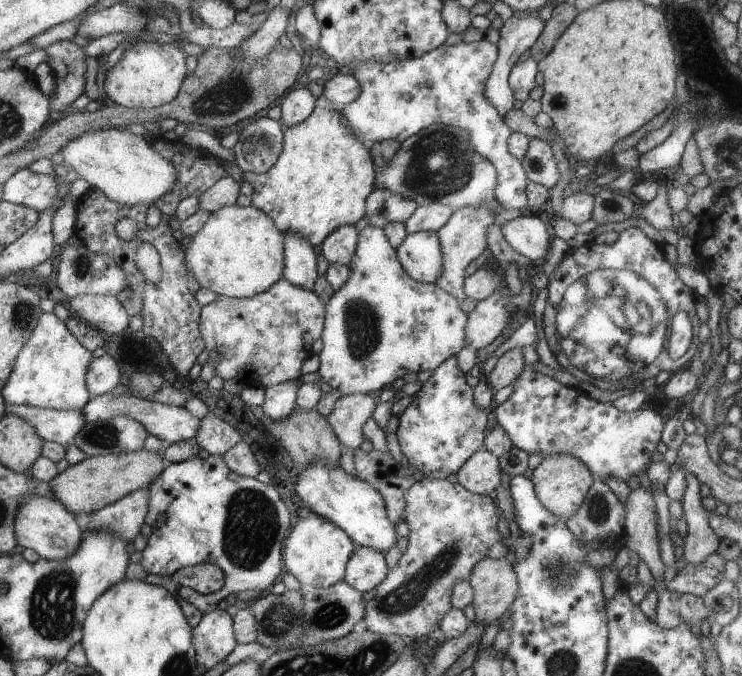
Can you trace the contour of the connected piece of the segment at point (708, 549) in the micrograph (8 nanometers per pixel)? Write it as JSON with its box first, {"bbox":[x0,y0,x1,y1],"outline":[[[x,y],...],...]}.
{"bbox":[681,472,720,564],"outline":[[[687,472],[687,487],[681,498],[683,513],[687,518],[687,536],[683,538],[683,560],[685,564],[700,564],[711,554],[716,553],[720,538],[708,524],[709,514],[701,503],[701,482]]]}

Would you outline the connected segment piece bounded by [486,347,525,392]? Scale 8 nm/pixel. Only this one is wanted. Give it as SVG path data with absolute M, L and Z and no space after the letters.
M522 347L512 348L498 358L494 369L486 376L487 382L494 392L499 391L504 386L514 383L522 374L524 366Z

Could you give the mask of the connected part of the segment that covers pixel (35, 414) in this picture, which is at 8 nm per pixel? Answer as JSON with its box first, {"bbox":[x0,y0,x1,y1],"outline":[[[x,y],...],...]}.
{"bbox":[5,403,86,446],"outline":[[[10,403],[6,404],[5,412],[26,419],[42,440],[54,441],[66,446],[86,423],[83,412],[74,409],[65,411]]]}

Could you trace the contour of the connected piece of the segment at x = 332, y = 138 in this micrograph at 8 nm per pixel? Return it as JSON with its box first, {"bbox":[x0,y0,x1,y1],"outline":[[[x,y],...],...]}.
{"bbox":[242,95,376,247],"outline":[[[320,95],[306,120],[284,130],[282,152],[270,170],[265,173],[242,172],[245,181],[253,184],[251,205],[268,213],[284,234],[300,233],[313,247],[339,226],[355,225],[365,216],[366,198],[375,189],[376,166],[369,145],[360,142],[351,133],[347,118],[339,110],[332,108],[331,102]]]}

